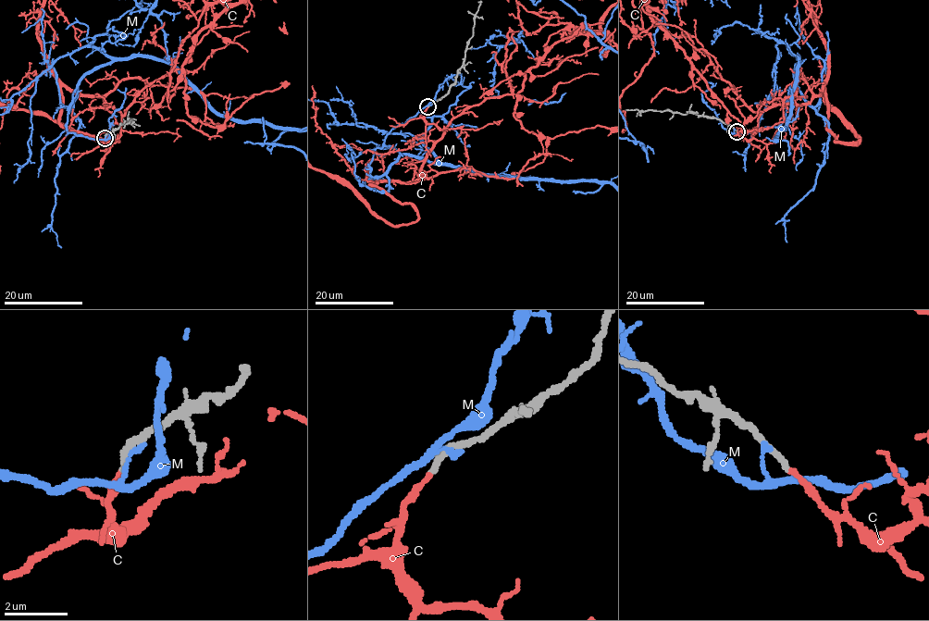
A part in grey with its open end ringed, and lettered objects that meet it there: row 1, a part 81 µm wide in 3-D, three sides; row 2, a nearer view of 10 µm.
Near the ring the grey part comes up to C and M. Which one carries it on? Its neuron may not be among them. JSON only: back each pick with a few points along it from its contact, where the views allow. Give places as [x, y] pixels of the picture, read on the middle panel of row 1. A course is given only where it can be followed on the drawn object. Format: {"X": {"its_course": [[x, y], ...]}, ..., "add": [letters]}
{"C": {"its_course": [[428, 107], [443, 134], [419, 178], [370, 185], [410, 203], [408, 224]]}, "add": ["C"]}

